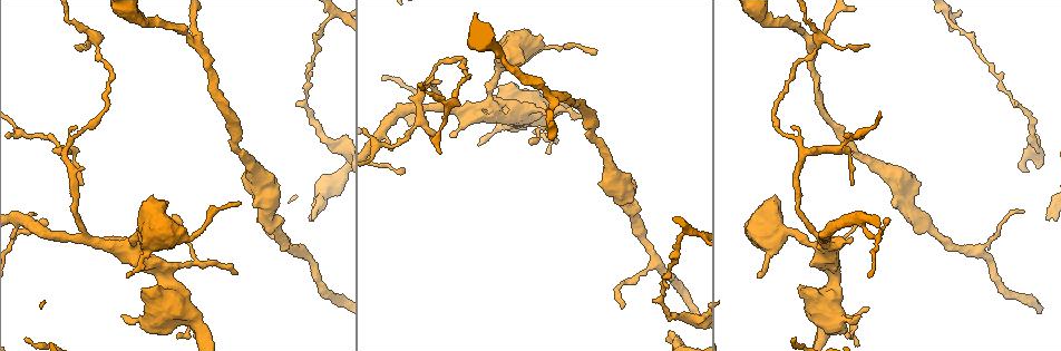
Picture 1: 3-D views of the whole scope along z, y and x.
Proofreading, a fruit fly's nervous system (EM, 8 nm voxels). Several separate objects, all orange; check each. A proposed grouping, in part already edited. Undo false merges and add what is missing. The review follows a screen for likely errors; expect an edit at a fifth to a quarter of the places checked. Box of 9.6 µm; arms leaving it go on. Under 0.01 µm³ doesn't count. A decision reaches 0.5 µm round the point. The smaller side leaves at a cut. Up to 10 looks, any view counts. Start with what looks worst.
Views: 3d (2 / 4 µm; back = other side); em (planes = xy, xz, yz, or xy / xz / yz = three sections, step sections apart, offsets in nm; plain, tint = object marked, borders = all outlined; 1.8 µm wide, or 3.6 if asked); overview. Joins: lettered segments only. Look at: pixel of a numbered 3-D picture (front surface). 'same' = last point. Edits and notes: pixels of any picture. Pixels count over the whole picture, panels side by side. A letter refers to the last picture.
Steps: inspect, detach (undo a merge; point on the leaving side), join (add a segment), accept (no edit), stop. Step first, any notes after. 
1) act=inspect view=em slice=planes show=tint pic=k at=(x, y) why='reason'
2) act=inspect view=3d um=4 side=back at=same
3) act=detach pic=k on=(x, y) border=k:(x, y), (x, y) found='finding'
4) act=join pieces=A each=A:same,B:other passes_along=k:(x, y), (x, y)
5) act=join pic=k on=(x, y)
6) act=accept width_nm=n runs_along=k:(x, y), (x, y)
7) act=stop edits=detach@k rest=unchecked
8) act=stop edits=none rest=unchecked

act=inspect view=em slice=planes show=borders pic=1 at=(312, 218) why='branch stops here'

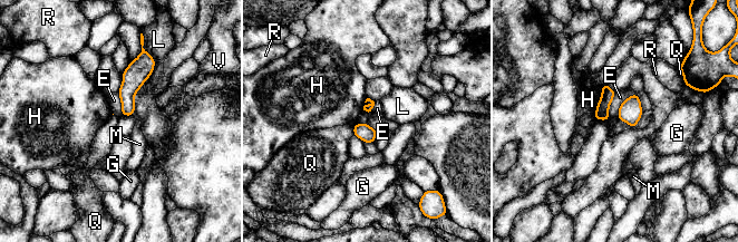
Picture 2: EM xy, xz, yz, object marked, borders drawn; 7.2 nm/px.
act=accept each=E:other,G:other,H:other,L:other,M:other,Q:other,R:other,V:other border=2:(634, 93), (620, 105), (617, 116) found='no lettered segment goes on from it'

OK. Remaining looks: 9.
act=inspect view=em slice=yz step=4 show=tint pic=1 at=(829, 249) why='thick turns thin'

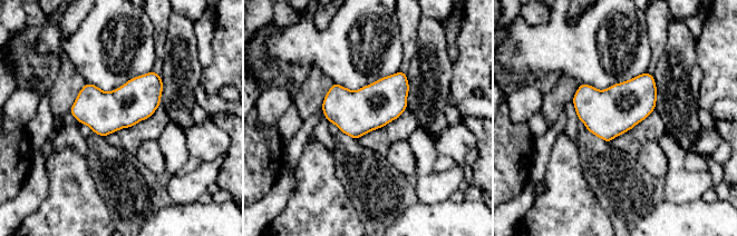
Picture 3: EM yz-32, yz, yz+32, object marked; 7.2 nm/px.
act=inspect view=em slice=planes show=borders at=same

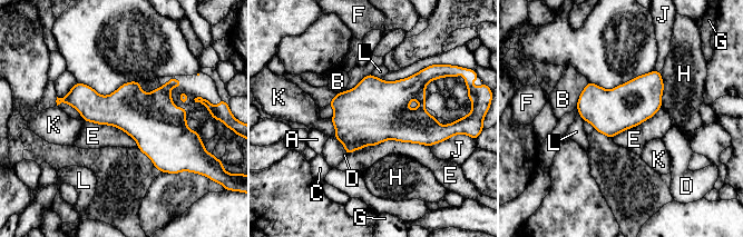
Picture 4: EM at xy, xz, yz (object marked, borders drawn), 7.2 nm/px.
act=accept width_nm=320 each=A:other,B:other,C:other,D:other,E:other,F:other,G:other,H:other,J:other,K:other,L:other border=4:(429, 146), (383, 140), (346, 156) found='one cell here'

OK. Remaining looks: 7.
act=inspect view=3d um=2 pic=1 at=(325, 20) why='narrows sharply'

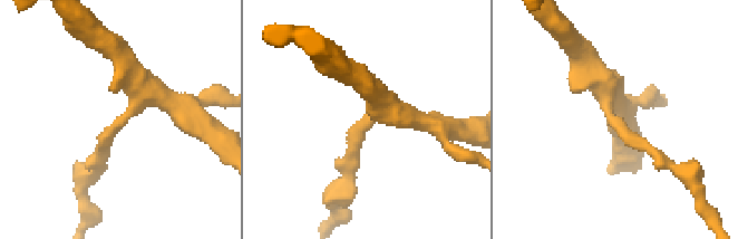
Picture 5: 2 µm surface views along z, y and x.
act=inspect view=em slice=planes show=tint pic=5 at=(617, 124) arms=3

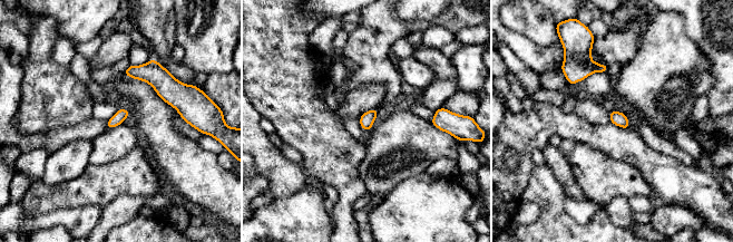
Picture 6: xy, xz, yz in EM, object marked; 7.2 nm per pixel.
act=inspect view=em slice=planes show=borders at=same why='see the neighbours'

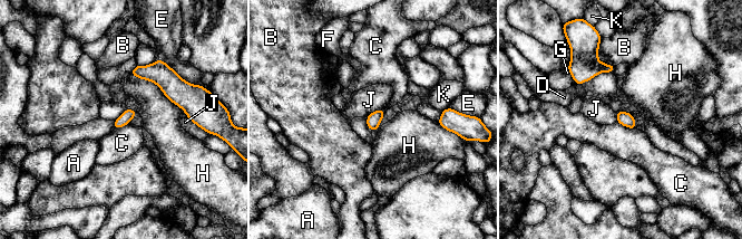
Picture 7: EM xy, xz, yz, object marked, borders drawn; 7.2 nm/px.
act=accept longest_contact=H:440nm each=A:other,B:other,C:other,D:other,E:other,F:other,G:other,H:other,J:other,K:other border=7:(616, 122), (636, 128) found='continuous, no second cell'

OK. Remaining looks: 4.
act=inspect view=3d um=2 pic=1 at=(760, 277) why='tapers out'

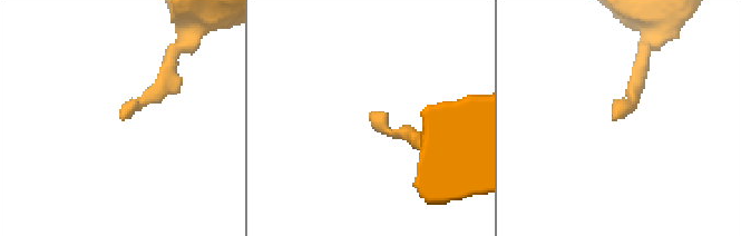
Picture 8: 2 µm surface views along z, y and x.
act=inspect view=em slice=planes show=borders pic=8 at=(616, 116)

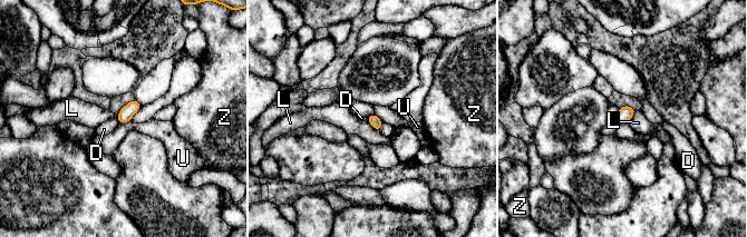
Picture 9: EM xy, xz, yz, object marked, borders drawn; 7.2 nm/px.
act=accept each=D:other,L:other,U:other,Z:other border=9:(129, 120), (119, 124) found='no lettered segment goes on from it'

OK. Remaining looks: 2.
act=stop edits=none rest=unchecked

